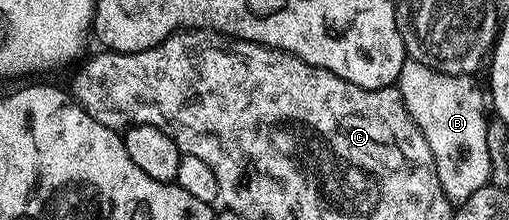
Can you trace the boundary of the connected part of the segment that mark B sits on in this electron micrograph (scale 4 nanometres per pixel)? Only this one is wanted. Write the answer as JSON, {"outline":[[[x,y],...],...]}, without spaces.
{"outline":[[[406,60],[395,83],[401,91],[407,112],[415,120],[419,132],[431,148],[435,160],[435,172],[439,172],[439,184],[454,204],[466,202],[479,188],[490,185],[493,168],[487,150],[487,130],[490,119],[487,114],[487,94],[477,87],[476,77],[447,76],[419,64]]]}

